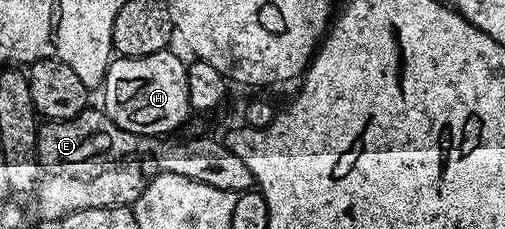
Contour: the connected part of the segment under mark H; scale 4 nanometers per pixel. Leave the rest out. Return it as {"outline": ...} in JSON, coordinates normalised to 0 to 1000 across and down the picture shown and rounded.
{"outline":[[[341,223],[305,231],[285,249],[230,245],[204,341],[202,472],[248,572],[275,598],[339,590],[347,559],[380,489],[374,450],[374,345],[368,262],[360,266]]]}

